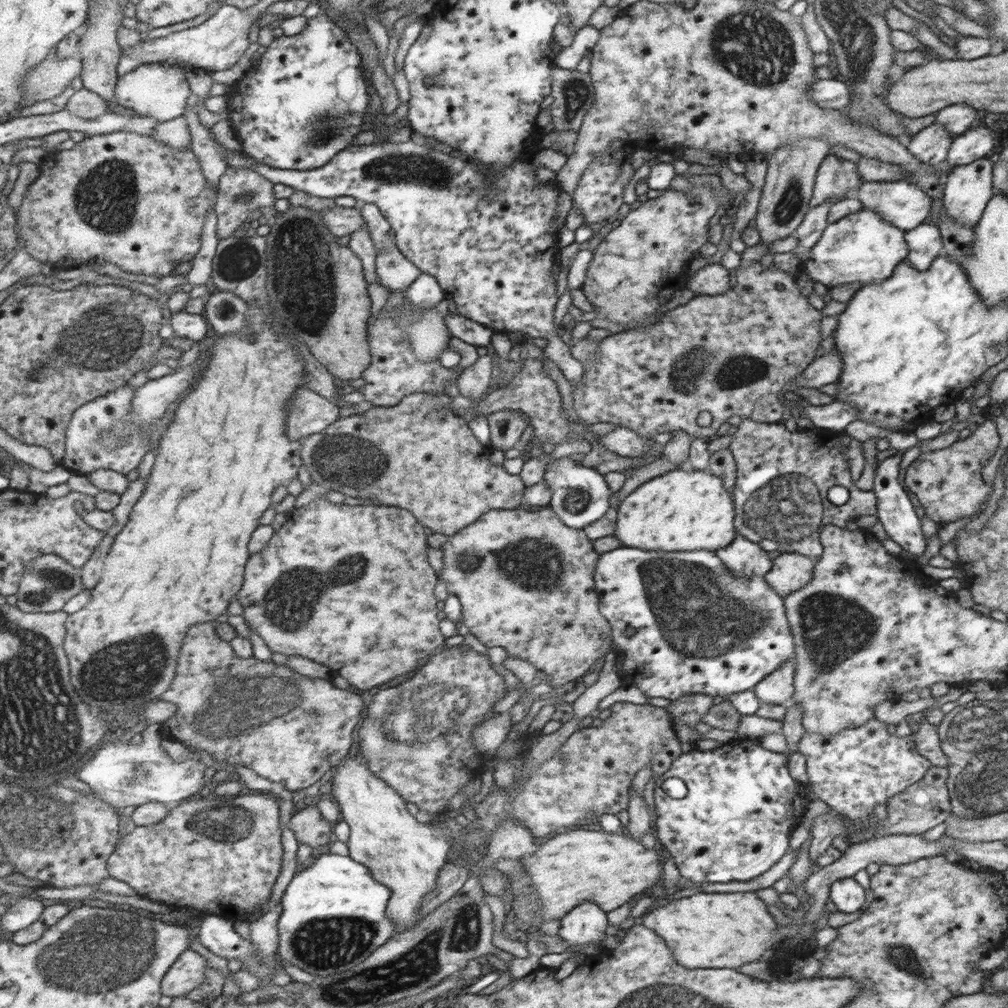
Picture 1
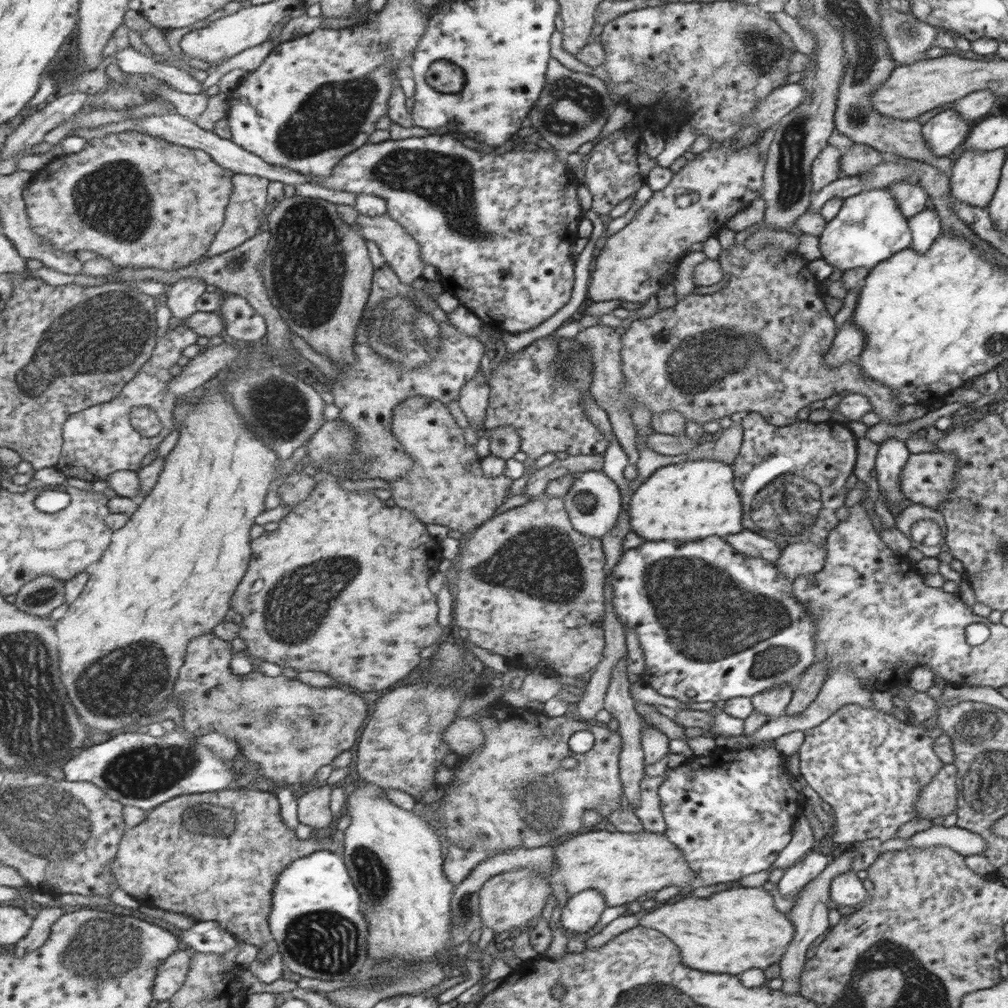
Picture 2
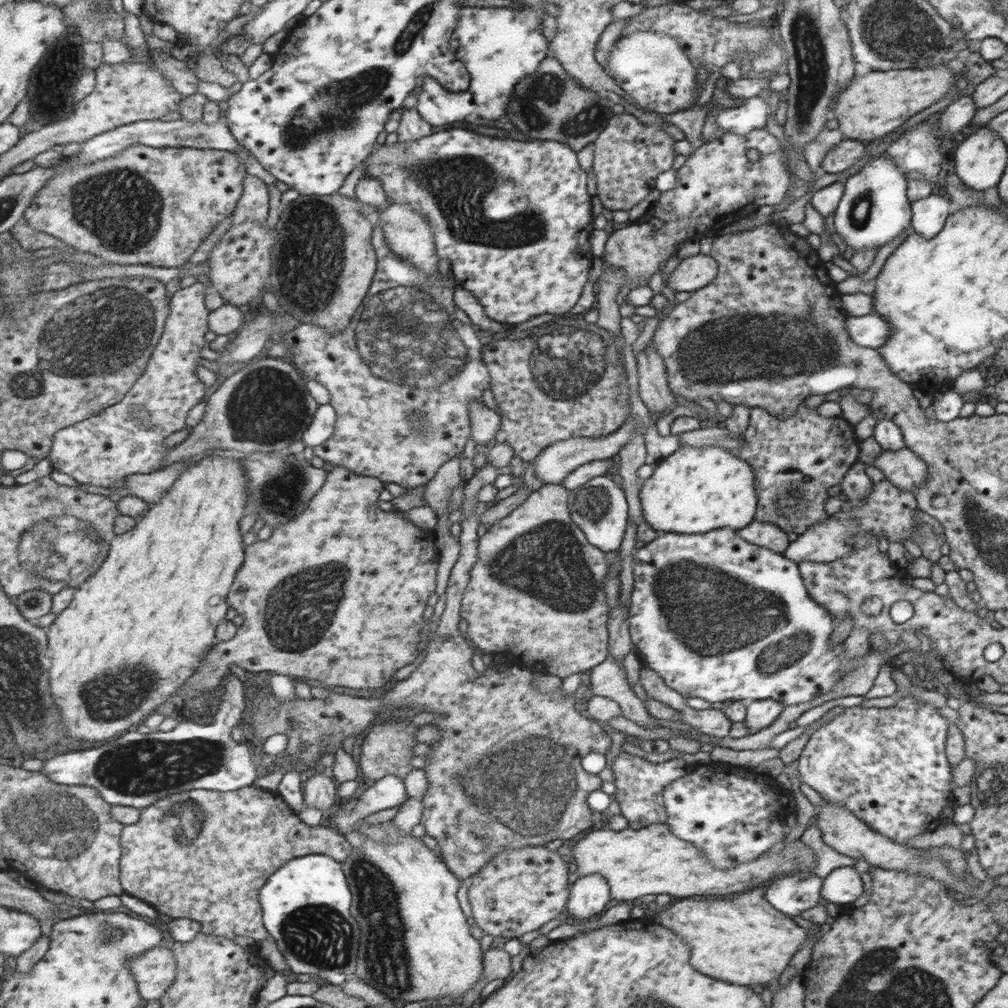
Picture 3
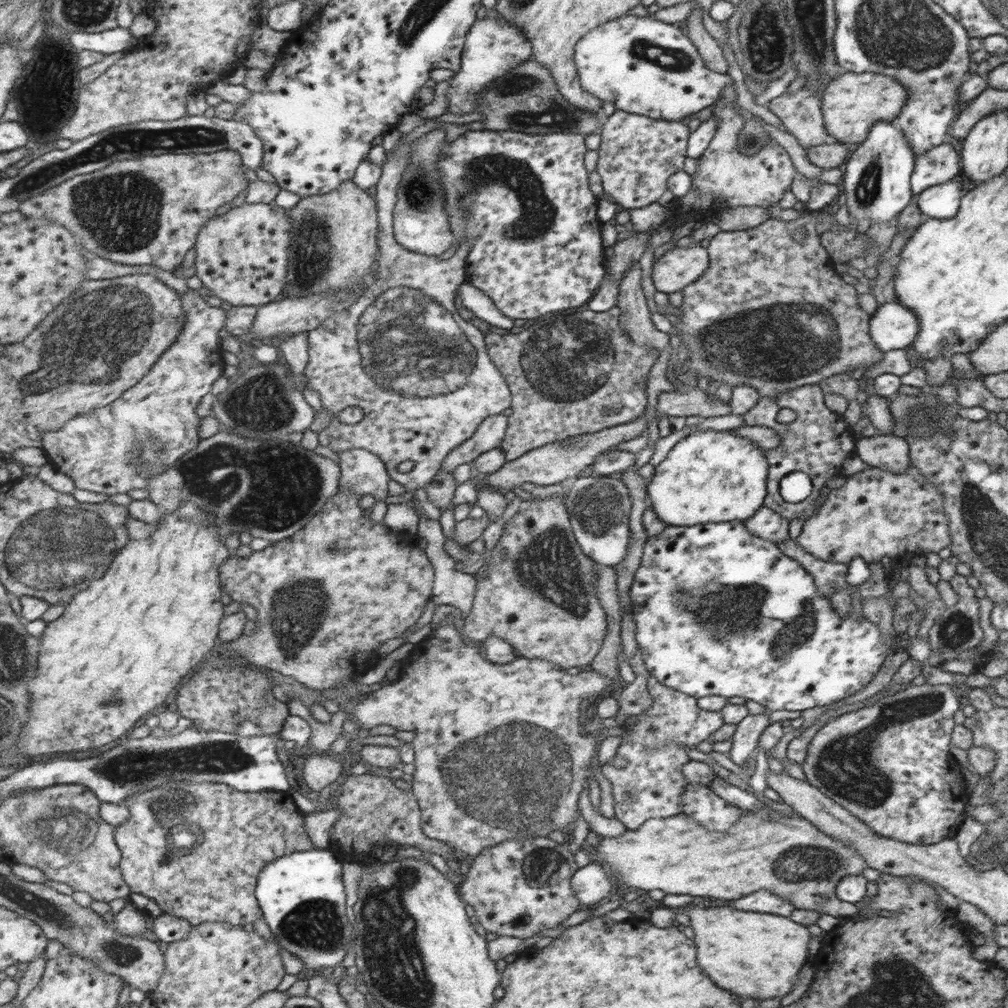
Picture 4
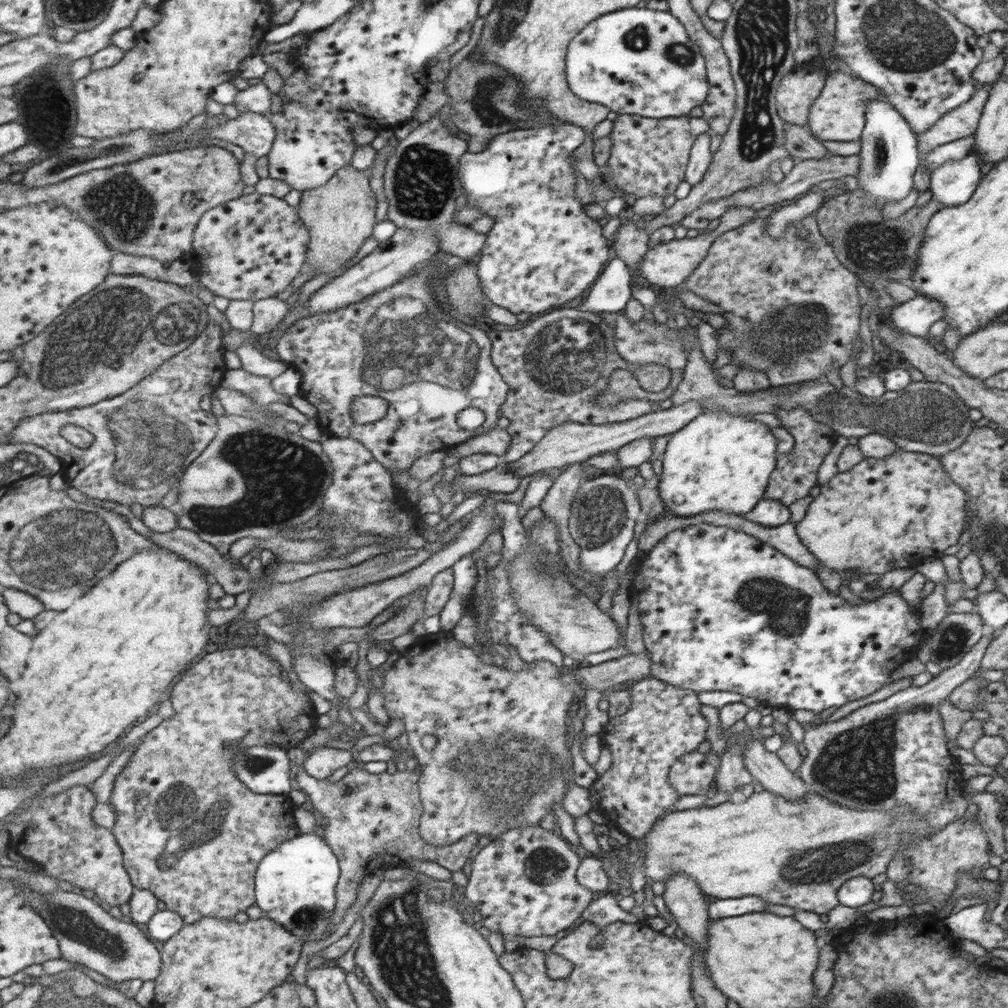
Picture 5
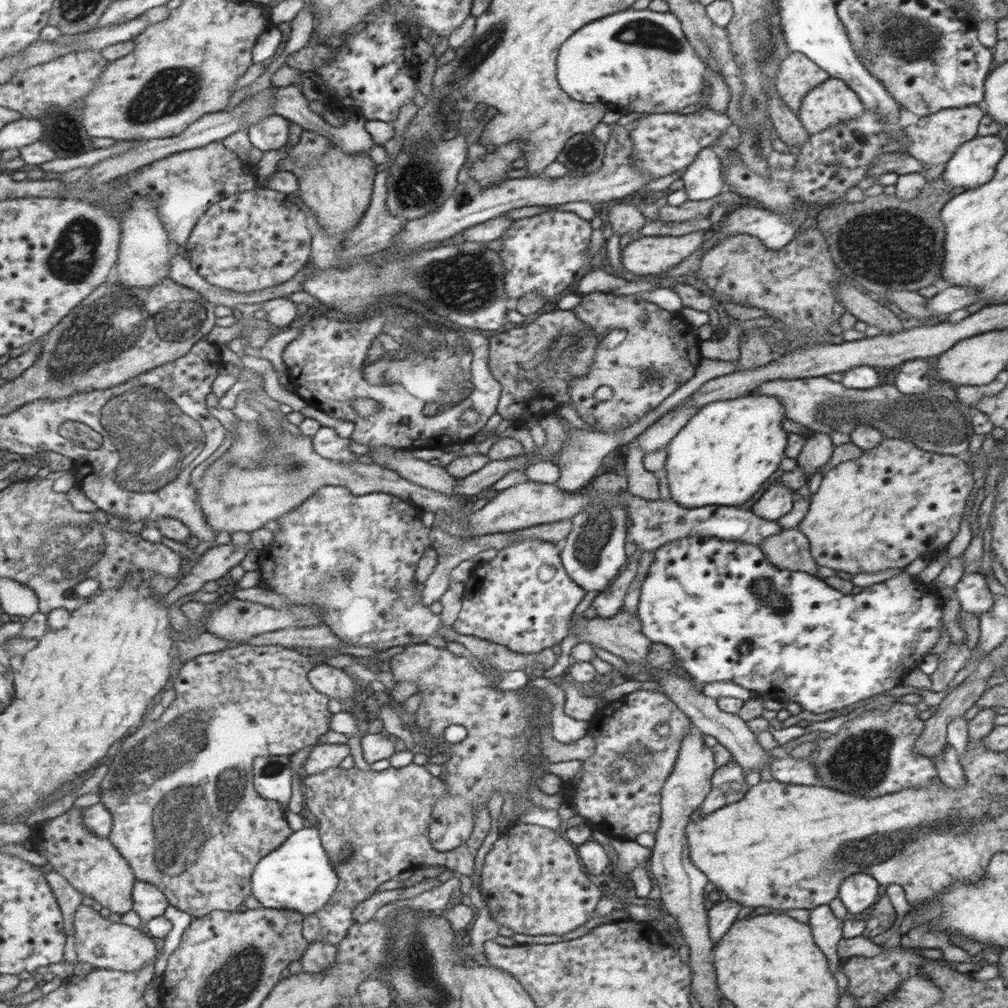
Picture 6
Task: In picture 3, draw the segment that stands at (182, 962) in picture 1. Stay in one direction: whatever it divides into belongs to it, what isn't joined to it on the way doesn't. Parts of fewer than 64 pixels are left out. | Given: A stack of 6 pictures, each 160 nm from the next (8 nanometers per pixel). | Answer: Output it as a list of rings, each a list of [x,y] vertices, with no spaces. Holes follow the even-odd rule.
[[[158,946],[127,960],[137,980],[139,996],[146,1002],[162,1000],[178,975],[178,958],[173,949]]]

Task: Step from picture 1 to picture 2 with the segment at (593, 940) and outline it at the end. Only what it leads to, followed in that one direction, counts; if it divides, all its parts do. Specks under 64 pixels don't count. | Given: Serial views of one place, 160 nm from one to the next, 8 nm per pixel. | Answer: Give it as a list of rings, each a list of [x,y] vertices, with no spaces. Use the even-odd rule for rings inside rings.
[[[588,888],[569,896],[565,905],[560,908],[559,921],[563,928],[571,932],[582,933],[593,928],[599,922],[599,916],[605,908],[605,901],[598,889]]]

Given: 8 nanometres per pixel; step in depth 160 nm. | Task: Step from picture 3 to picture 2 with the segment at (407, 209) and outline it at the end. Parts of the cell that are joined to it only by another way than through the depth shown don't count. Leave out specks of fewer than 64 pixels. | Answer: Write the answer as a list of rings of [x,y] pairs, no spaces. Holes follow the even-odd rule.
[[[388,213],[381,216],[358,214],[355,225],[367,241],[379,245],[385,260],[397,273],[403,285],[411,285],[413,280],[421,276],[425,264],[422,263],[419,245],[403,225]]]

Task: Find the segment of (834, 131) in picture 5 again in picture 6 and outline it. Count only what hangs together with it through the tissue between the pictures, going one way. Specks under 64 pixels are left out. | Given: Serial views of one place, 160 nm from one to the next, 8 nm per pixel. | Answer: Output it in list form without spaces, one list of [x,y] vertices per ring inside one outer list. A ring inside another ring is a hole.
[[[831,77],[810,88],[795,112],[807,135],[826,131],[840,122],[862,114],[857,93],[845,81]]]

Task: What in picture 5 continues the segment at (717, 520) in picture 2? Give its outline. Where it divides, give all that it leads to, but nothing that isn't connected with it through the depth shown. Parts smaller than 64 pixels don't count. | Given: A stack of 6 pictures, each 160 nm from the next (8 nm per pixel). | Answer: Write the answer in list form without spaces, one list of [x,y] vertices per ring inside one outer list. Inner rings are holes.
[[[725,409],[702,412],[671,434],[660,457],[661,478],[654,484],[665,510],[675,517],[693,517],[716,511],[741,516],[749,514],[759,503],[763,490],[769,485],[773,468],[777,466],[775,441],[776,437],[769,434],[765,425],[752,420],[750,415],[734,416]]]

